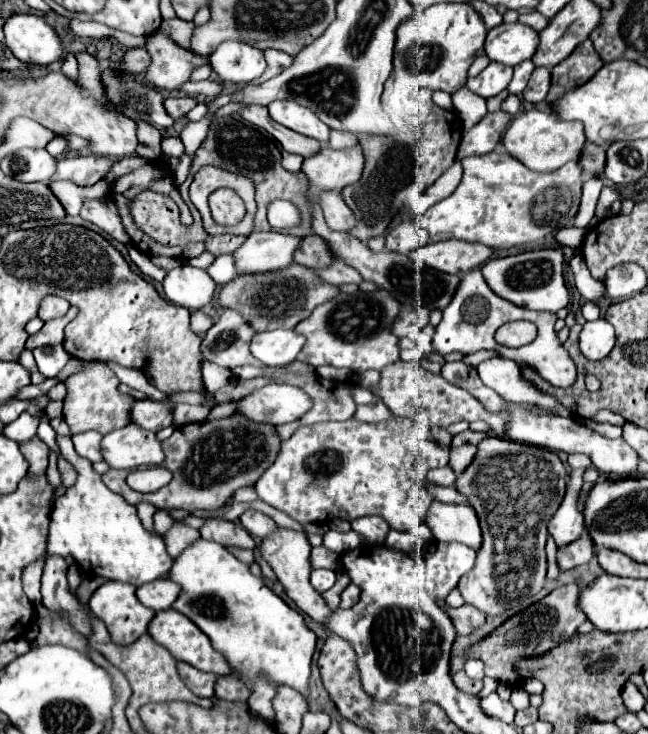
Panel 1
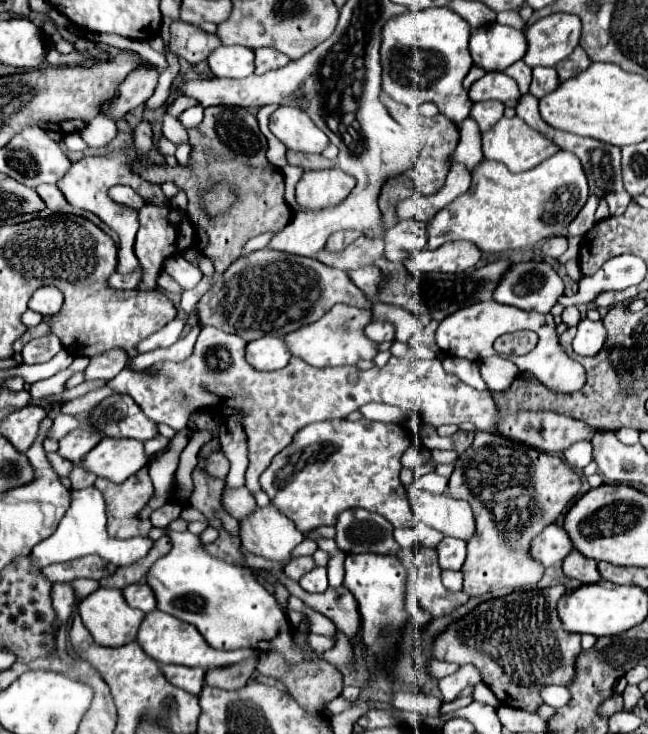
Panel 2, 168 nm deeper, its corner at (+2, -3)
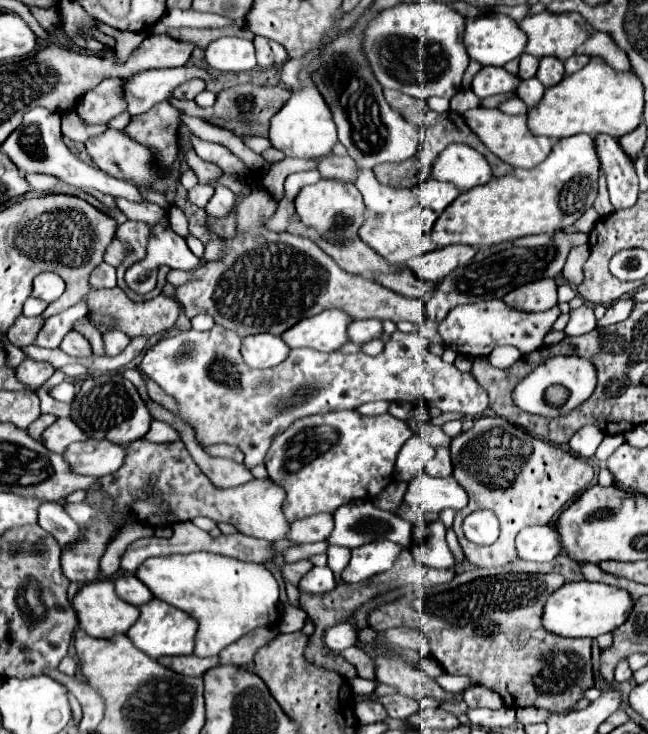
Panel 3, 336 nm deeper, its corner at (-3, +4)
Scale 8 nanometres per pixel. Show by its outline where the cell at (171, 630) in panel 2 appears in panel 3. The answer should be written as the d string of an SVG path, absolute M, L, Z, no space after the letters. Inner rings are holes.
M157 598L143 604L139 610L141 610L139 620L127 632L127 636L131 638L131 642L139 650L143 650L153 660L161 658L161 656L187 656L187 654L193 654L195 634L197 634L197 628L199 628L195 618L187 616L179 608L175 608L175 606L171 606L163 600L157 600Z

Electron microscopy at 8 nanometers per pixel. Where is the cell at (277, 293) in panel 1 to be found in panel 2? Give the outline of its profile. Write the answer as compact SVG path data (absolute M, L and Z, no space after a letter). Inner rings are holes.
M260 249L252 251L248 255L238 257L226 271L220 275L214 285L202 295L202 299L196 303L196 319L200 327L212 325L218 327L226 333L238 333L244 341L254 341L264 335L274 335L274 337L284 337L302 325L318 321L324 313L328 313L336 303L346 303L362 309L372 309L374 301L366 299L366 295L350 281L348 273L336 267L328 267L320 263L318 259L312 257L300 257L300 255L290 255L274 249Z

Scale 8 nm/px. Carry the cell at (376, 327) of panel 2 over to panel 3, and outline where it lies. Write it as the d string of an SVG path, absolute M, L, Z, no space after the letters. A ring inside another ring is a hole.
M369 318L369 320L355 320L349 330L349 340L351 342L371 342L375 338L381 338L383 334L383 322L377 318Z

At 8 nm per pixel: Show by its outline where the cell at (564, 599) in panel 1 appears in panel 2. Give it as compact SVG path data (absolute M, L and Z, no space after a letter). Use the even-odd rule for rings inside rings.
M554 585L484 601L462 619L450 623L444 633L438 633L432 641L432 657L458 665L472 663L500 703L536 713L544 703L540 689L544 685L568 687L574 679L574 661L582 651L580 635L562 631L562 623L558 623L556 603L564 591L564 585Z

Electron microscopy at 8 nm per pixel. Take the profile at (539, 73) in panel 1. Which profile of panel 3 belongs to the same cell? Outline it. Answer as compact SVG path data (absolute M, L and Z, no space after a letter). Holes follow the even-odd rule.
M553 56L541 58L537 78L545 88L551 88L551 86L559 84L563 80L563 76L565 76L565 70L563 70L563 62L559 58L553 58Z

